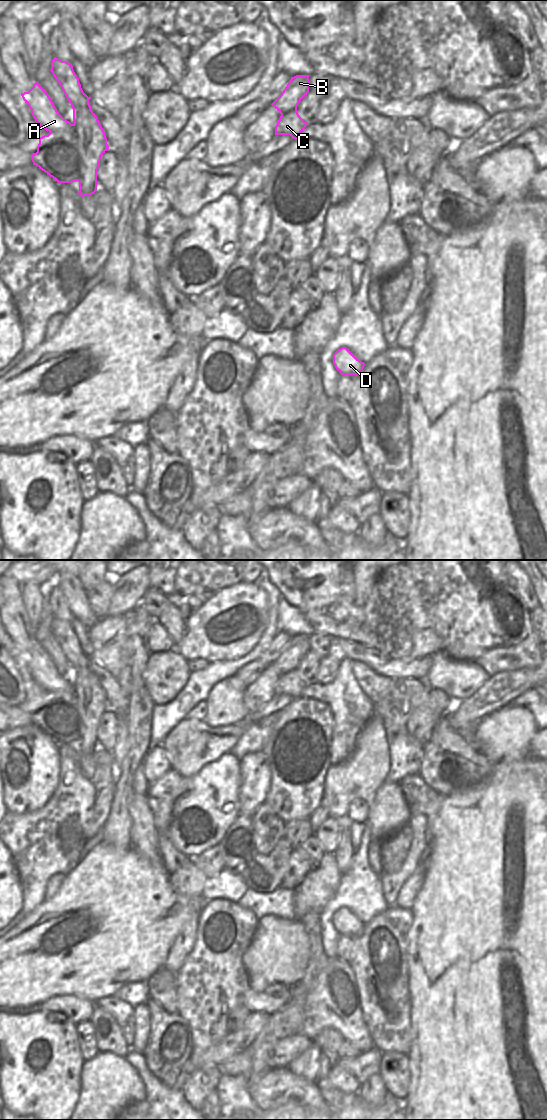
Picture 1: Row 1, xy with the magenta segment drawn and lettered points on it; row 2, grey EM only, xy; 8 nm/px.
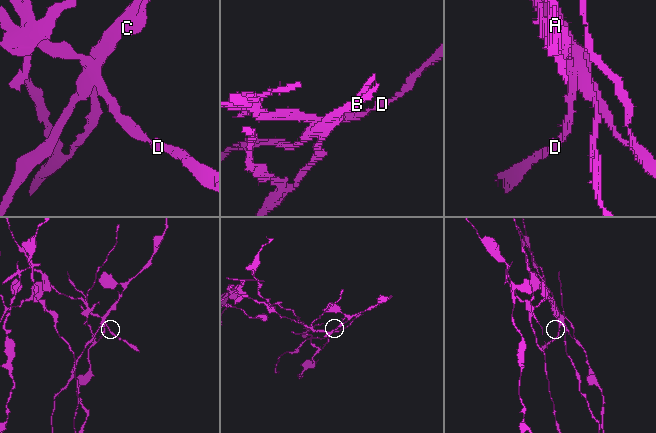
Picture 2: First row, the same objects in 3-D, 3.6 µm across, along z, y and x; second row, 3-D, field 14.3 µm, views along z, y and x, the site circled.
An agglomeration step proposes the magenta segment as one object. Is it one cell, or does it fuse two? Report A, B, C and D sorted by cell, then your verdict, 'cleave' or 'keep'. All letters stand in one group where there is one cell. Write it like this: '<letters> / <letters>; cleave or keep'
A B D / C; cleave

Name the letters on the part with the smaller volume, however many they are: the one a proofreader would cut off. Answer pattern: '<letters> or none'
C

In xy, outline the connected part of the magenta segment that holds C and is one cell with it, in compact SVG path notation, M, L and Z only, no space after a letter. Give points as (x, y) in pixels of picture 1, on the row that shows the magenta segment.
M294 109L280 116L275 126L275 135L290 135L293 139L298 139L308 124L299 116L297 109Z

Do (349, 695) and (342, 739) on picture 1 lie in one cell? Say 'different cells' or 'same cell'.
same cell

